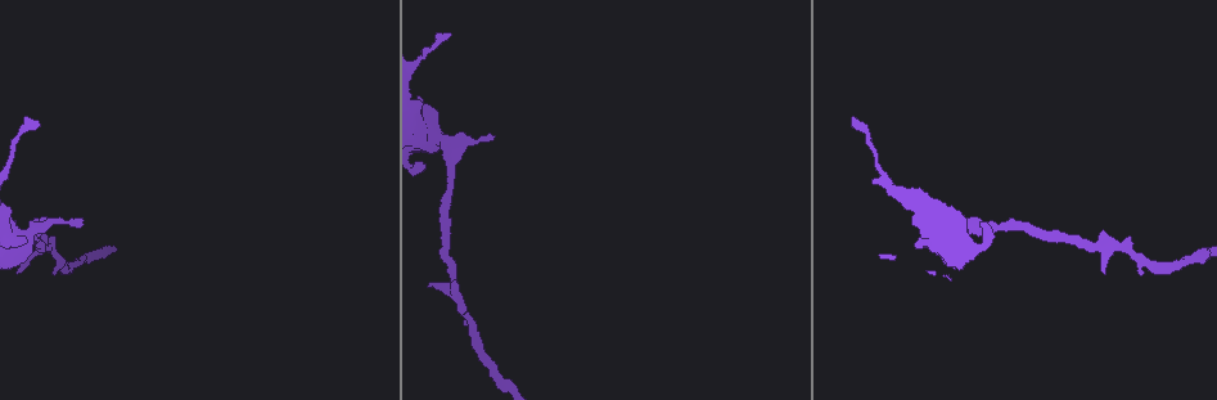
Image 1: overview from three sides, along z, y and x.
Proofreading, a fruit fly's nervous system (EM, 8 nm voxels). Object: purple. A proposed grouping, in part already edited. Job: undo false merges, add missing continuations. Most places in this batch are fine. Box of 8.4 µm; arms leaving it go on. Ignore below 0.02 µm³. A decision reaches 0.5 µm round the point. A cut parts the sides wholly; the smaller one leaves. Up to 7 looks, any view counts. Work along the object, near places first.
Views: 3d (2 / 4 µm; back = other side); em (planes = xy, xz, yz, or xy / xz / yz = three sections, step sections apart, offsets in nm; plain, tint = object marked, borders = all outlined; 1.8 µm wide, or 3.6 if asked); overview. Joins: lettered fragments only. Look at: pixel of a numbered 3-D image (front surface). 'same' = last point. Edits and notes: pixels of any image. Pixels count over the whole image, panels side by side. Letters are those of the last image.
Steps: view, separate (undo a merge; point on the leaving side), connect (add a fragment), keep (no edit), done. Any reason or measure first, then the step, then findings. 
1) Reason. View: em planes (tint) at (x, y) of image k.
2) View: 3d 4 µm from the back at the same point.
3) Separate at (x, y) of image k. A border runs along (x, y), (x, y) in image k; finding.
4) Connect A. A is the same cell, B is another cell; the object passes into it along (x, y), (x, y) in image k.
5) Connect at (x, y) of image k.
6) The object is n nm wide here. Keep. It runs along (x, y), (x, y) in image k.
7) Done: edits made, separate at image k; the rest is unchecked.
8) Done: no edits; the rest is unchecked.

Free end. View: 3d 2 µm from the back at (82, 218) of image 1.

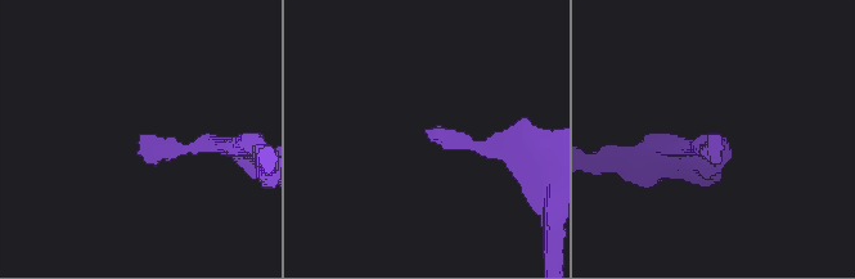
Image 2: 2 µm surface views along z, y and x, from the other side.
View: em planes (borders) at (142, 135) of image 2.

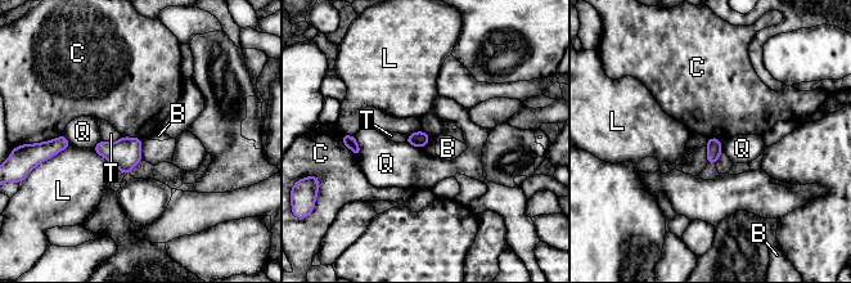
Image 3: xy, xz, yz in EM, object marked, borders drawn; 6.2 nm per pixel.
Keep. B, C, L, Q and T are other cells; a border runs along (342, 134), (342, 142), (358, 157) in image 3; no lettered fragment goes on from it.

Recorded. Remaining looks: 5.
Tapers out. View: 3d 2 µm from the back at (38, 123) of image 1.

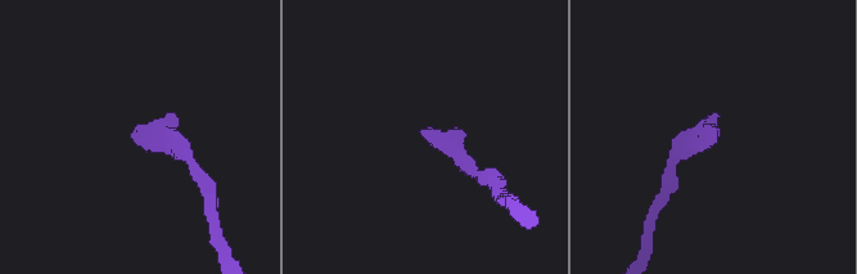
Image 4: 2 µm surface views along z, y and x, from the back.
View: em xz step 4 (tint) at (420, 129) of image 4.

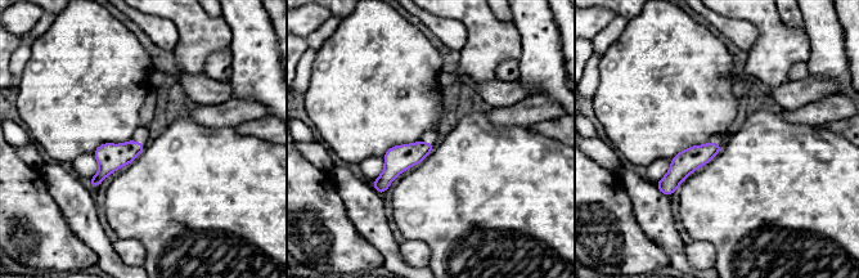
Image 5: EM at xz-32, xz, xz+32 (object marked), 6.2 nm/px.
View: em planes (borders) at the same point.

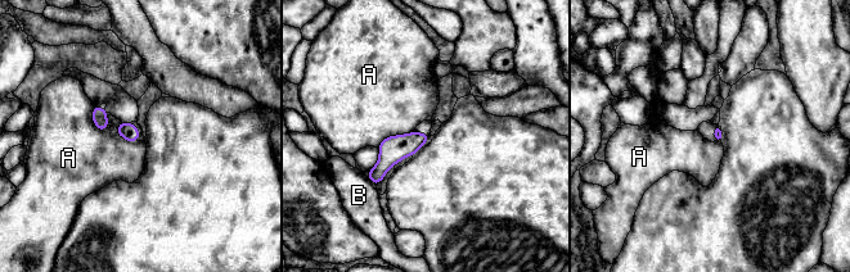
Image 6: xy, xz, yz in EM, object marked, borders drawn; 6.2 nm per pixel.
Keep. A and B are other cells; a border runs along (94, 105), (93, 122), (104, 131) in image 6; none of them fits.

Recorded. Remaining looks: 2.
Done: no edits; the rest is unchecked.

